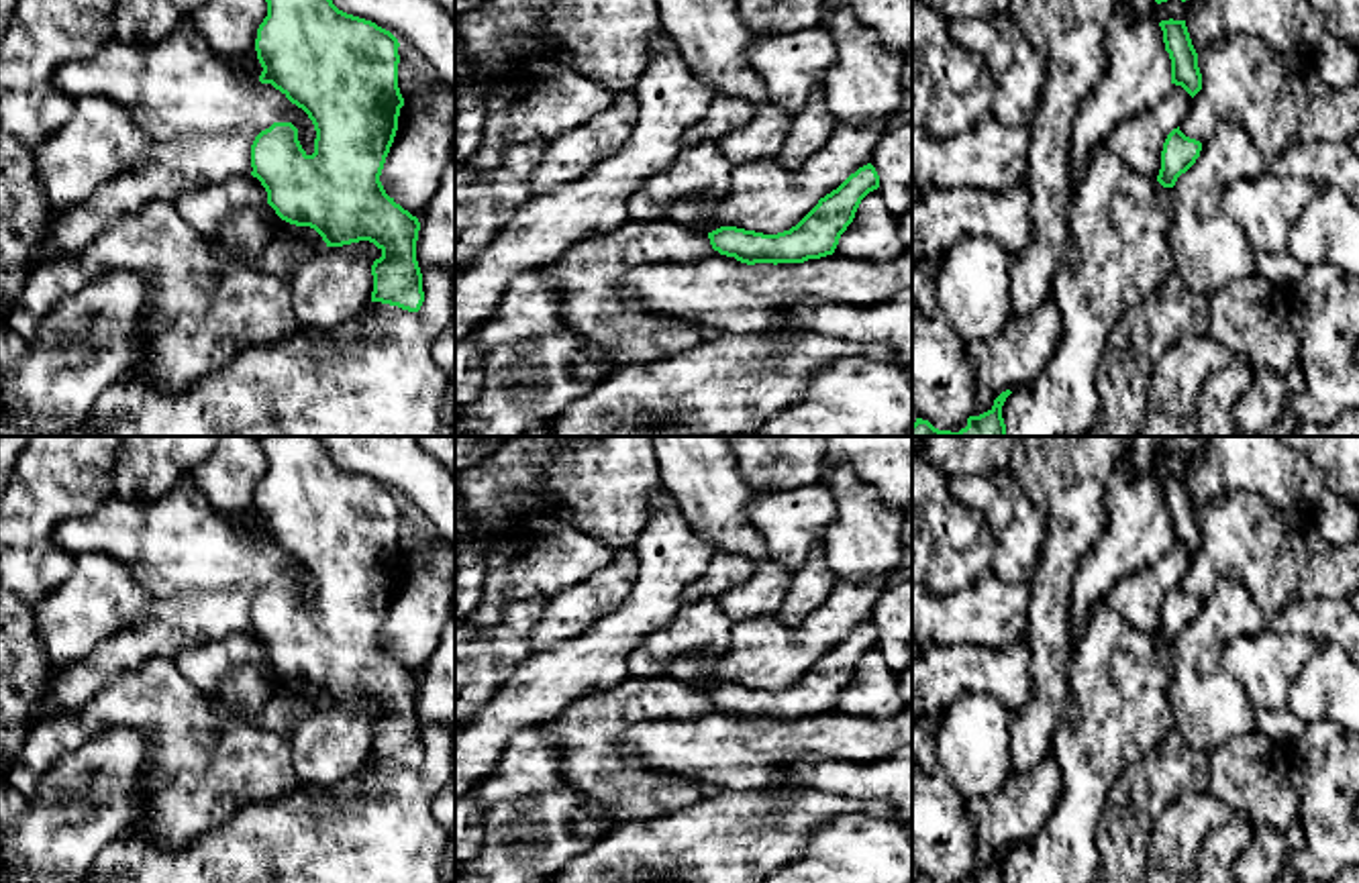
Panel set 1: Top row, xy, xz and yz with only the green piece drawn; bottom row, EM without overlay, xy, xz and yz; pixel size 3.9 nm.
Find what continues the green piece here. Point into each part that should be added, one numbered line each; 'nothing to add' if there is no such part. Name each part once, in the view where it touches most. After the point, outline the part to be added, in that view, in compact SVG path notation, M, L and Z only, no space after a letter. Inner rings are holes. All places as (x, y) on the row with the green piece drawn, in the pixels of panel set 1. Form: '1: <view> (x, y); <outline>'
nothing to add

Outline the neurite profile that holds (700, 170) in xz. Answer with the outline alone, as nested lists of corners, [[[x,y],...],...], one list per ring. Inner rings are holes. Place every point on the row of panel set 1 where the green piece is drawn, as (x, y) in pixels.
[[[714,141],[682,147],[675,163],[651,175],[628,200],[628,220],[661,222],[680,200],[718,200],[731,190],[731,173],[733,163]]]

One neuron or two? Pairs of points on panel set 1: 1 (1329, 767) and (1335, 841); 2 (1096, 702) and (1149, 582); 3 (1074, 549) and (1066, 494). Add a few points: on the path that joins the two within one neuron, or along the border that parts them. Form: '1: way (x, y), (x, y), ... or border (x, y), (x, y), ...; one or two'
1: way (1329, 786), (1329, 822); one
2: border (1100, 600), (1133, 629), (1155, 635); two
3: way (1074, 535), (1074, 508); one

